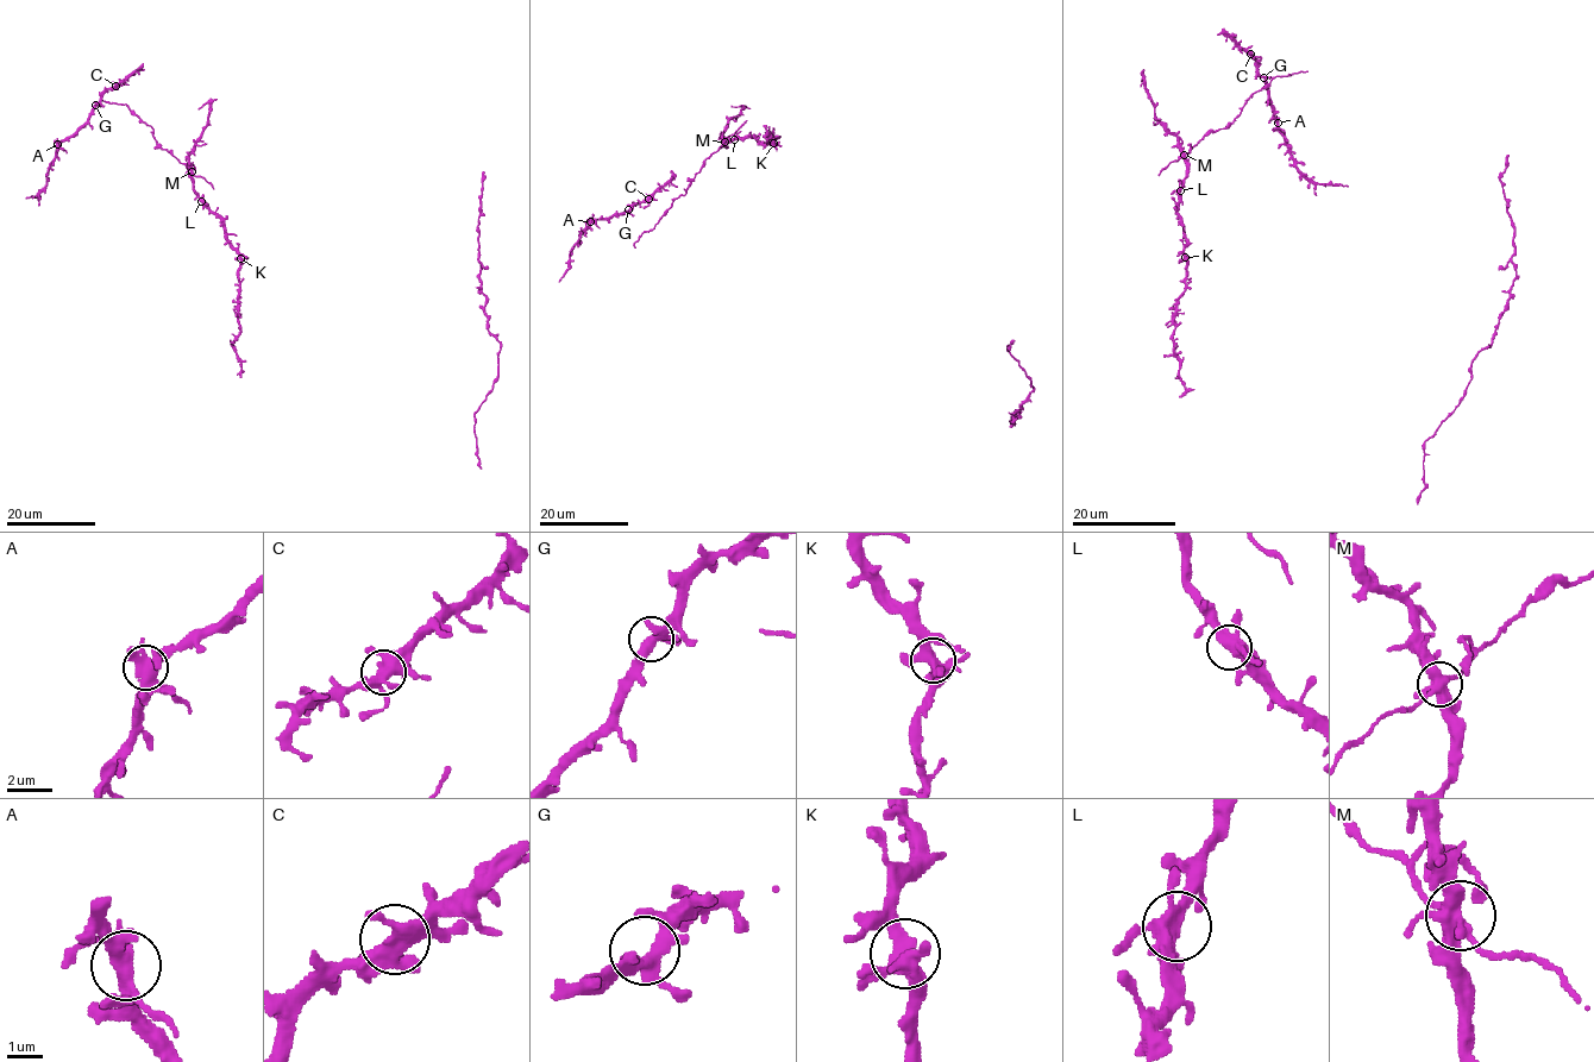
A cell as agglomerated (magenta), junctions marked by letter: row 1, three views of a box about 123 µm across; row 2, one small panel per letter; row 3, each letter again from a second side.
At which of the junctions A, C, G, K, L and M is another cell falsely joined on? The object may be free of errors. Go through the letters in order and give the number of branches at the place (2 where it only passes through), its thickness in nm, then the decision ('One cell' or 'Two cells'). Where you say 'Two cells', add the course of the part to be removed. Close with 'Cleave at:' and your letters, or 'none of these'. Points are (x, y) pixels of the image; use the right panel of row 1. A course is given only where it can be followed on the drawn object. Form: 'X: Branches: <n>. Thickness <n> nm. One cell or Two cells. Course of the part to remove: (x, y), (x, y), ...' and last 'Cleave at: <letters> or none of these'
A: Branches: 6. Thickness 420 nm. One cell
C: Branches: 5. Thickness 420 nm. One cell
G: Branches: 3. Thickness 340 nm. One cell
K: Branches: 6. Thickness 440 nm. One cell
L: Branches: 4. Thickness 400 nm. One cell
M: Branches: 6. Thickness 420 nm. Two cells. Course of the part to remove: (1184, 155), (1205, 136), (1227, 127), (1249, 98), (1276, 76), (1307, 70)
Cleave at: M

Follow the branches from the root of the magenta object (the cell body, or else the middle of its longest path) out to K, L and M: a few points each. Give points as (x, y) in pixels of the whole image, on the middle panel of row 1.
K: (776, 151), (773, 140), (766, 138), (773, 132), (771, 142), (773, 143)
L: (776, 151), (773, 140), (766, 138), (773, 132), (773, 144), (764, 144), (755, 137), (734, 139)
M: (776, 151), (773, 140), (766, 138), (773, 132), (773, 144), (764, 144), (755, 137), (726, 142)

